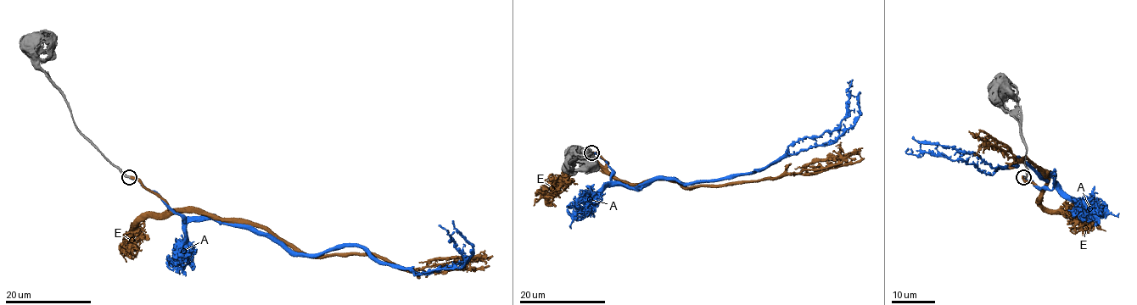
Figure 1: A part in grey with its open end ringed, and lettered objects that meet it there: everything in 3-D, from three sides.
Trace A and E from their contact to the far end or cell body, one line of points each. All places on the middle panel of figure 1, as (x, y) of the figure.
A: (590, 152), (610, 167), (612, 181), (630, 186), (752, 172), (783, 158), (789, 145), (836, 130), (847, 82)
E: (591, 153), (607, 162), (607, 170), (622, 180), (677, 180), (693, 188), (775, 180), (859, 152)

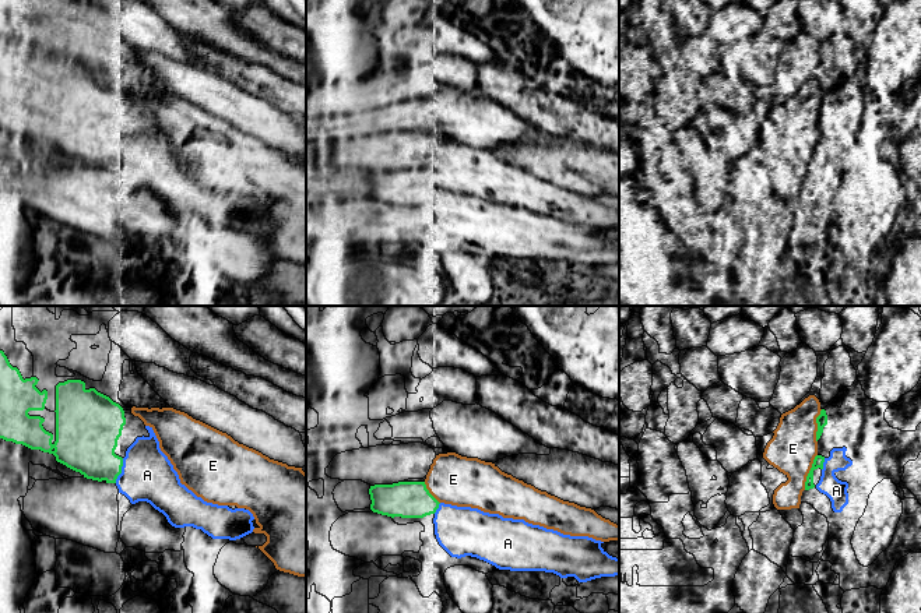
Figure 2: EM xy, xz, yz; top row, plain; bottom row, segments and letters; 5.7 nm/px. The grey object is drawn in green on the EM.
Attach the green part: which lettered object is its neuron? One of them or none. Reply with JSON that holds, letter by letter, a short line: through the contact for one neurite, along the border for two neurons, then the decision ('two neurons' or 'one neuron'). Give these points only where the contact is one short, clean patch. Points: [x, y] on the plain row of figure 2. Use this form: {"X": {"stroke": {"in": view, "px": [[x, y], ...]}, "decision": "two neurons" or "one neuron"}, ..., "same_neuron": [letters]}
{"A": {"decision": "two neurons"}, "E": {"decision": "one neuron"}, "same_neuron": ["E"]}

